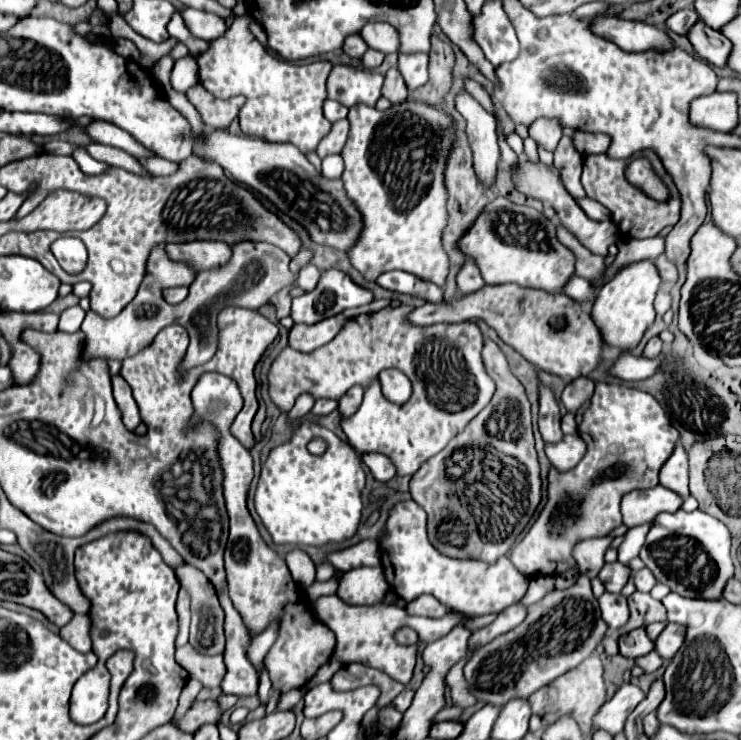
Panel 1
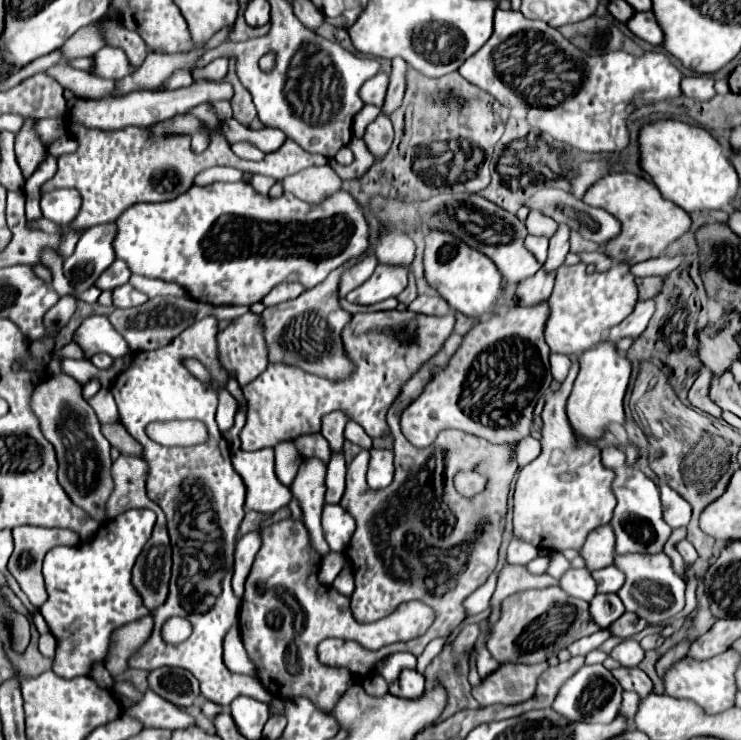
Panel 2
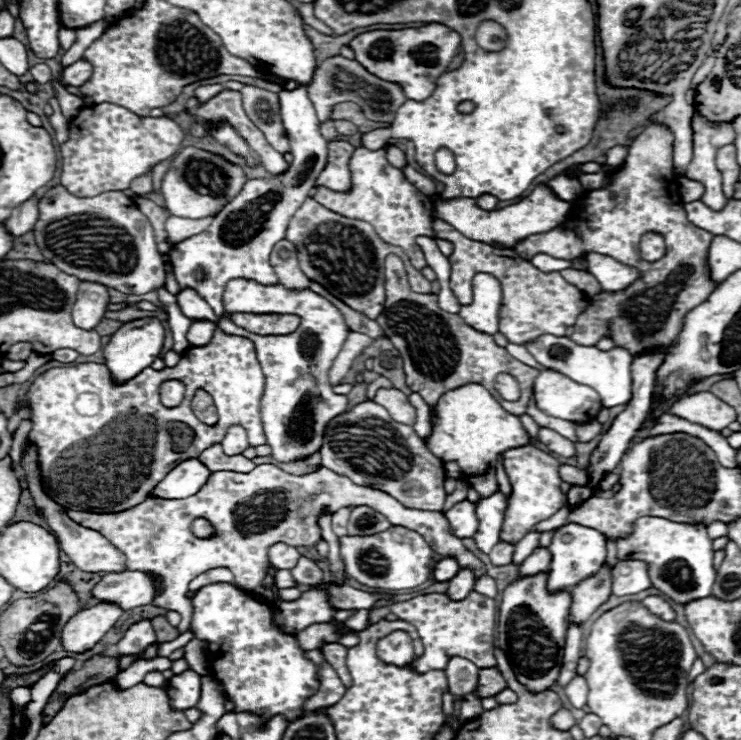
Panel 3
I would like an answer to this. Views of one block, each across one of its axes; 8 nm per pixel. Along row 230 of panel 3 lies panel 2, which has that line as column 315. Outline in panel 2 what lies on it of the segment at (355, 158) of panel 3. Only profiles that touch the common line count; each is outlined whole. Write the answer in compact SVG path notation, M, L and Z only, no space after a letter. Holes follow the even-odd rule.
M410 310L354 314L350 324L342 332L346 354L356 364L356 372L350 380L330 382L318 376L310 376L300 368L270 364L266 372L262 372L254 382L242 388L248 400L246 426L240 432L242 450L252 452L262 448L274 448L280 442L294 440L302 434L318 432L320 418L334 410L346 412L346 416L360 424L372 438L390 434L386 428L386 408L390 408L394 396L398 396L398 388L428 358L432 358L438 348L442 348L442 340L446 340L452 330L454 314L444 318L430 318Z

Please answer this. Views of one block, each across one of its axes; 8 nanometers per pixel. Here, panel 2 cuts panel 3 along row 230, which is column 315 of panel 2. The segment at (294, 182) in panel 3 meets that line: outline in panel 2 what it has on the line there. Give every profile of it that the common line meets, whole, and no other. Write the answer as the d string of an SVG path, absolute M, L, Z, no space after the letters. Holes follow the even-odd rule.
M214 182L210 186L196 186L190 188L188 192L184 192L182 196L170 200L170 202L154 202L154 204L134 204L130 206L118 220L118 234L114 238L114 250L116 250L116 256L120 260L126 262L126 266L130 268L132 274L140 274L140 276L146 276L146 278L158 278L158 280L164 280L164 282L176 282L180 286L184 286L190 296L198 302L208 302L208 304L220 305L242 305L250 306L254 302L260 302L274 286L282 284L282 282L298 282L302 284L304 288L314 288L316 284L324 282L326 276L340 268L342 264L346 264L348 260L352 258L358 258L362 256L368 248L370 248L370 226L366 222L366 216L364 216L364 208L346 192L346 190L338 190L334 192L332 196L328 196L326 200L322 200L320 204L308 204L304 200L298 200L294 194L290 192L284 192L282 196L278 198L272 198L268 194L260 194L256 192L248 182Z

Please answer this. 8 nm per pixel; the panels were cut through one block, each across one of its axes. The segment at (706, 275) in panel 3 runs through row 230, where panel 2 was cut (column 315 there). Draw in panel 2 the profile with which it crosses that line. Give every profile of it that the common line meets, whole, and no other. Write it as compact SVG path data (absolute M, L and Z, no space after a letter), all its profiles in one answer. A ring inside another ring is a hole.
M280 520L262 528L260 536L262 546L246 578L238 624L246 654L256 664L258 680L272 696L284 700L304 696L318 710L328 712L350 688L352 678L348 678L348 672L332 672L330 666L318 662L316 646L320 640L356 640L368 650L378 650L394 642L418 638L434 622L434 610L414 600L400 604L390 616L378 622L360 624L352 616L350 598L318 582L322 556L314 550L302 520Z

